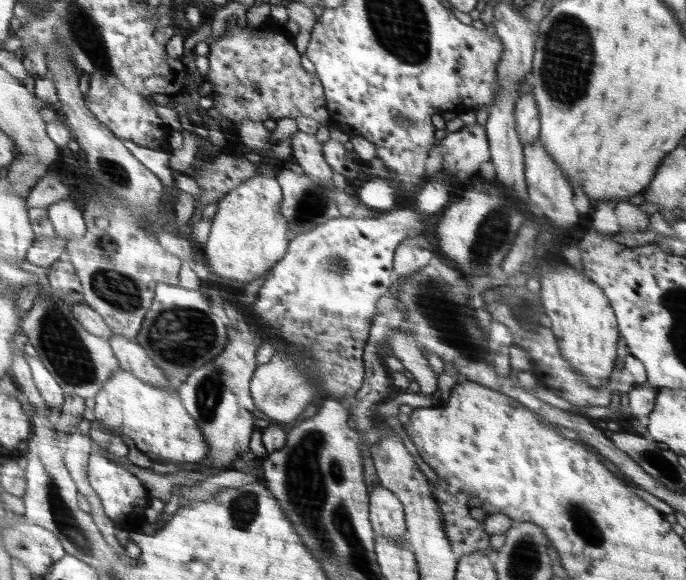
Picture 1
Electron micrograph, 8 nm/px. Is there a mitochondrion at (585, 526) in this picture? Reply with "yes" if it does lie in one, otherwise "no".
yes

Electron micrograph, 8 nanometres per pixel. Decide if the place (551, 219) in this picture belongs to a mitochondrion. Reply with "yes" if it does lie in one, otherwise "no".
no

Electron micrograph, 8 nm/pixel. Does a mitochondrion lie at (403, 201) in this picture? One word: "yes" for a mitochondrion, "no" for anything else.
no

